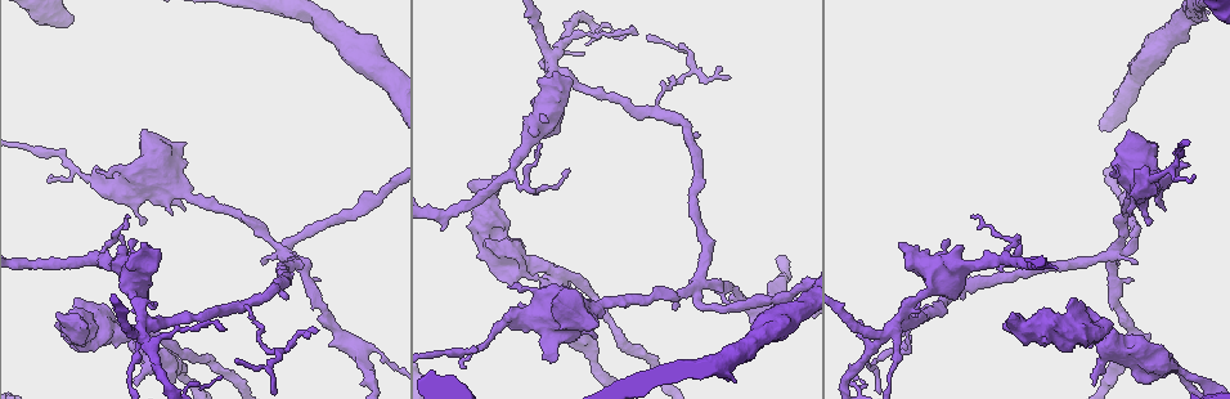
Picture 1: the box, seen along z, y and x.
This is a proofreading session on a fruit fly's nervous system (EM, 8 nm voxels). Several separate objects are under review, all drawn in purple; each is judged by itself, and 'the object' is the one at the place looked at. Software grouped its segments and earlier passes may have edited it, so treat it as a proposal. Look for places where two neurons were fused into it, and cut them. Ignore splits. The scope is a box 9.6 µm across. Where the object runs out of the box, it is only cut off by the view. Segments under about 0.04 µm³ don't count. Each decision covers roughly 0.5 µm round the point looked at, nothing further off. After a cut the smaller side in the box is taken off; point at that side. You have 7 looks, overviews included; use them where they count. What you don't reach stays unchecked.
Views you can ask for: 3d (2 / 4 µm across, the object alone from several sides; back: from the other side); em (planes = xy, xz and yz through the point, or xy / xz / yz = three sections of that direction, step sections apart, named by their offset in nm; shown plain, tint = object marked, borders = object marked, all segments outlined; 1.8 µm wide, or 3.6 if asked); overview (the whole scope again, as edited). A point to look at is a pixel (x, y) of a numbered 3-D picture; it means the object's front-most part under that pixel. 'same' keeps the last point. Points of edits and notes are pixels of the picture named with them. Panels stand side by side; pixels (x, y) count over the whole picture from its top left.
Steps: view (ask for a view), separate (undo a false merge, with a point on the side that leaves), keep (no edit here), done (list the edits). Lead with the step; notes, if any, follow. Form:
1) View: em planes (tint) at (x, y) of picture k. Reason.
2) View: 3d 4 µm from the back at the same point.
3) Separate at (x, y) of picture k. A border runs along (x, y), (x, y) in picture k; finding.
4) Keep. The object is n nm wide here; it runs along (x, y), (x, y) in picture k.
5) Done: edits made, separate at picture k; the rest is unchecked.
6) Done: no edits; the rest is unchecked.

View: 3d 4 µm from the back at (1109, 258) of picture 1. Sharp bend.

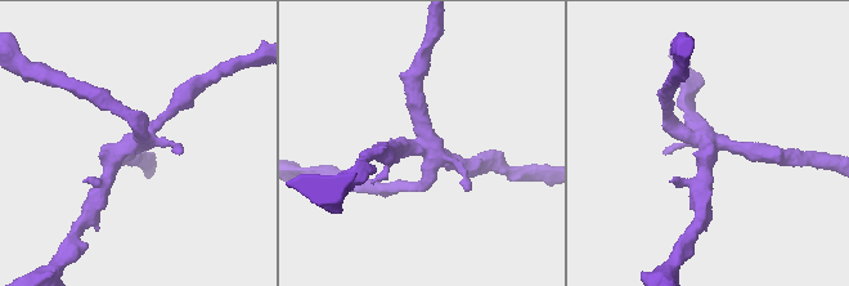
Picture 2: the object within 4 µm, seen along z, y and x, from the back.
View: em planes (plain) at (428, 144) of picture 2.

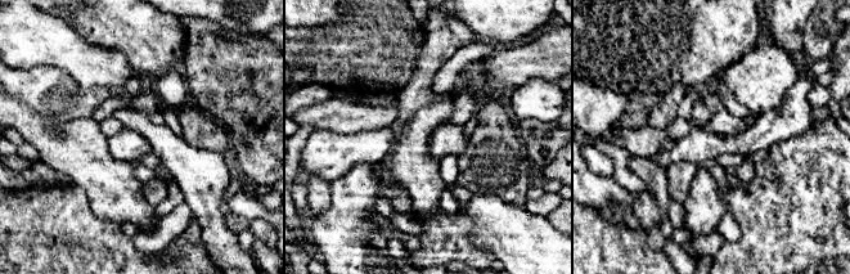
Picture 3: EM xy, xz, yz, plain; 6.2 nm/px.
View: em planes (tint) at the same point.

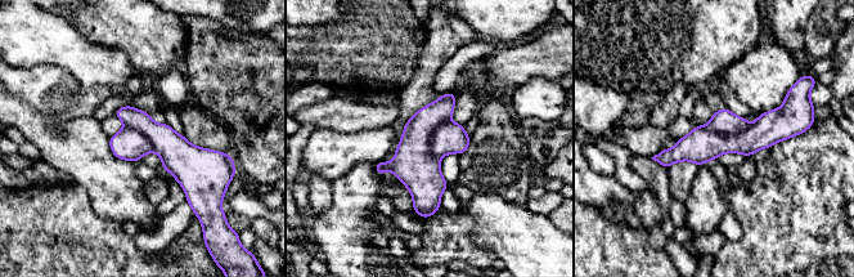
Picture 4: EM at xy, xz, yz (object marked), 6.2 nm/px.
Separate at (414, 166) of picture 4. A border runs along (449, 120), (430, 137), (437, 160) in picture 4; two neurons meet here.

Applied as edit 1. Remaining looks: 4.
View: 3d 4 µm at (556, 279) of picture 1. Three-way junction.

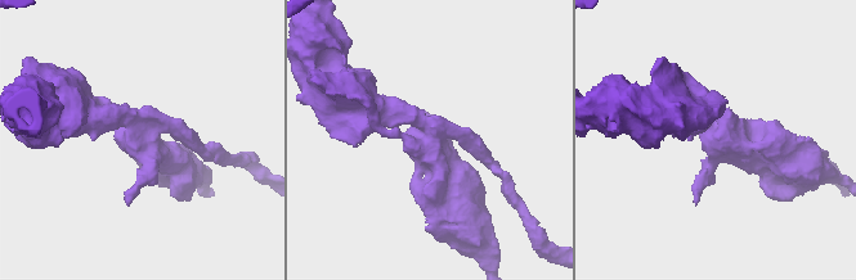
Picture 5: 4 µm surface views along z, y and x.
View: em planes (plain) at (721, 129) of picture 5. Shape alone is not enough.

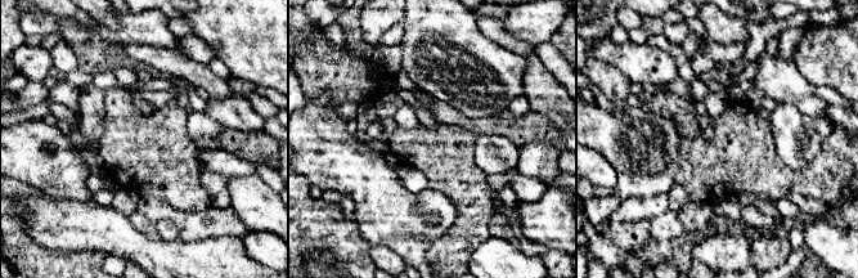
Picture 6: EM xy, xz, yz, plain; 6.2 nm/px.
View: em planes (tint) at the same point. Where the object lies.

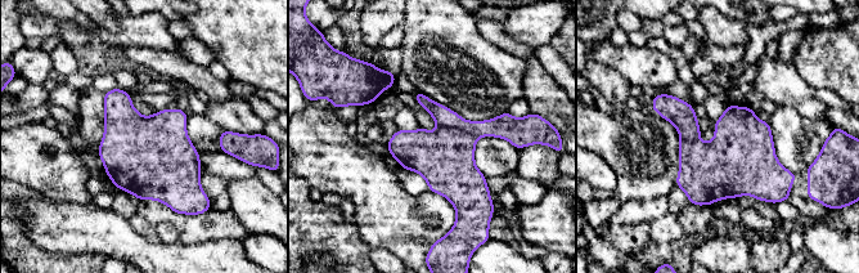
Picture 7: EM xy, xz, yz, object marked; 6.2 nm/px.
Separate at (445, 159) of picture 7. A border runs along (439, 125), (453, 125), (479, 135) in picture 7; a second neuron is stuck on.

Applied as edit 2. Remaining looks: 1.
Done: edits made, separate at picture 4, separate at picture 7; the rest is unchecked.

